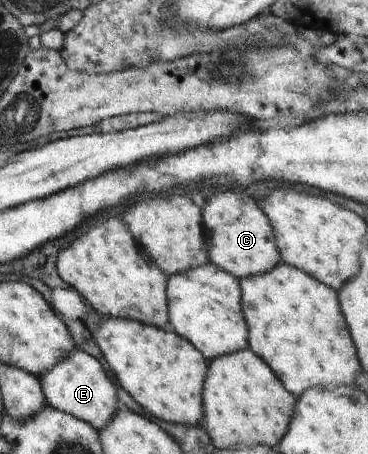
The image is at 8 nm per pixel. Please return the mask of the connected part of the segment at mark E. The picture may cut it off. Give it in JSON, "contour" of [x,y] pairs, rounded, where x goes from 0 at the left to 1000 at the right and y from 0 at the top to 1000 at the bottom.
{"contour":[[[204,769],[139,817],[106,828],[106,835],[133,896],[234,927],[266,952],[310,921],[329,896],[318,857],[269,793],[220,769]]]}

